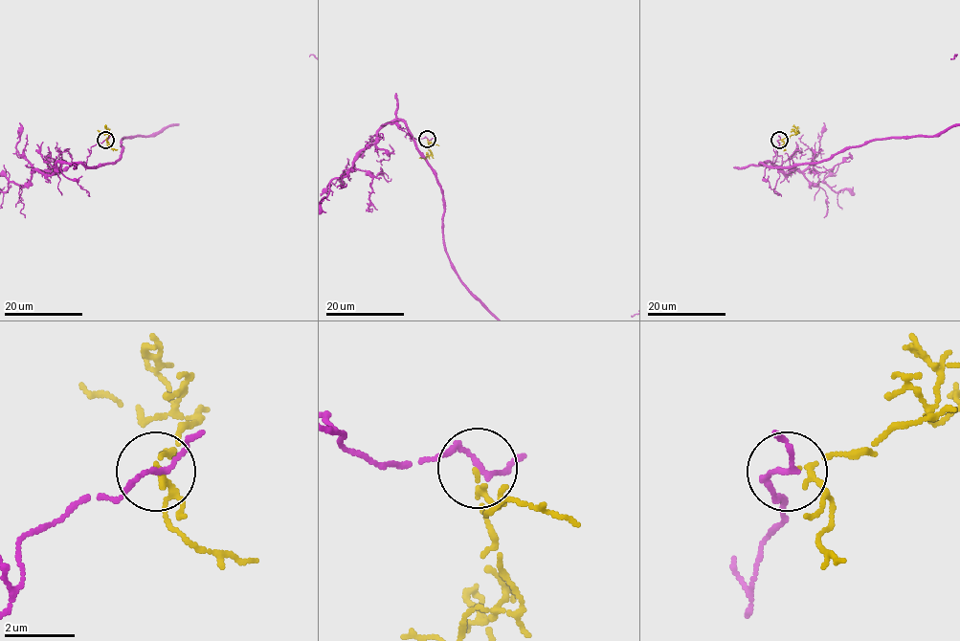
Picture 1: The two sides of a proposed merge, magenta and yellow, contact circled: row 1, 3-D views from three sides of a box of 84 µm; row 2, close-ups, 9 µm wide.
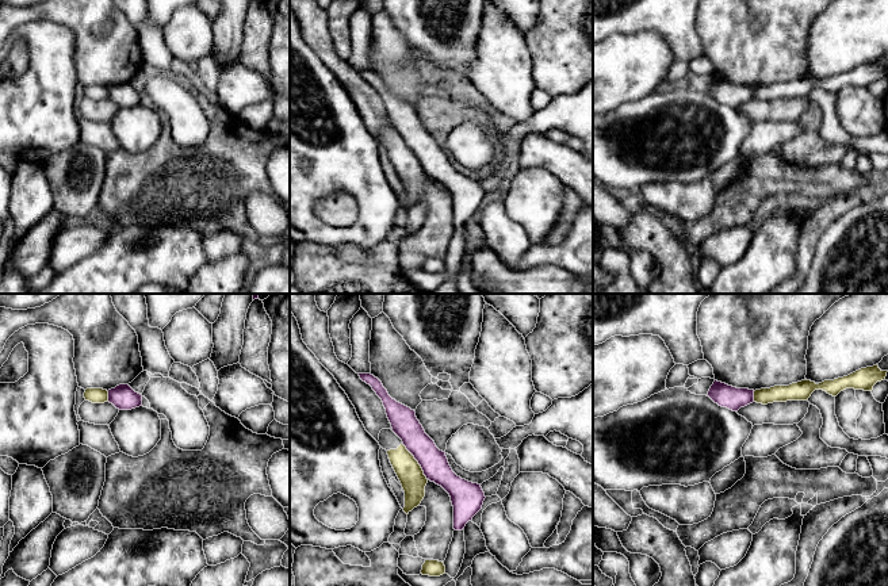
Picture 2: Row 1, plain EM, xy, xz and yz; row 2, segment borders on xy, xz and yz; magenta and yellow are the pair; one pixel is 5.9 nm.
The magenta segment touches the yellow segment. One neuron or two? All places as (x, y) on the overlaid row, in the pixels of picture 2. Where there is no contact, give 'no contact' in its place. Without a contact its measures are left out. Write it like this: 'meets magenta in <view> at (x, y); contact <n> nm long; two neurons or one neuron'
meets magenta in xz at (417, 460); contact 260 nm long; two neurons

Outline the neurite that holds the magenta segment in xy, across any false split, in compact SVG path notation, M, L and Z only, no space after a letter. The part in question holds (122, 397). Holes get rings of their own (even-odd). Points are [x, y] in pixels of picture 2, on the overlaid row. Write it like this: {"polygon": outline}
{"polygon": "M119 384L108 390L108 402L119 410L131 410L142 406L142 395L135 392L129 384Z"}

